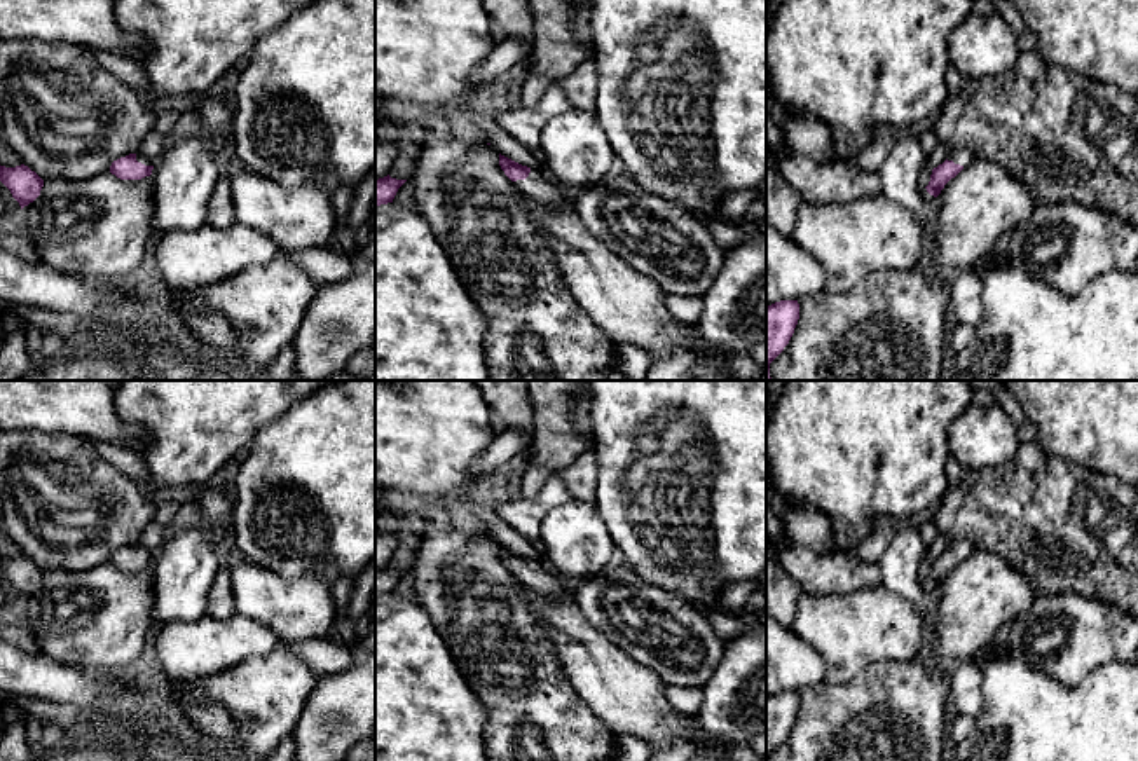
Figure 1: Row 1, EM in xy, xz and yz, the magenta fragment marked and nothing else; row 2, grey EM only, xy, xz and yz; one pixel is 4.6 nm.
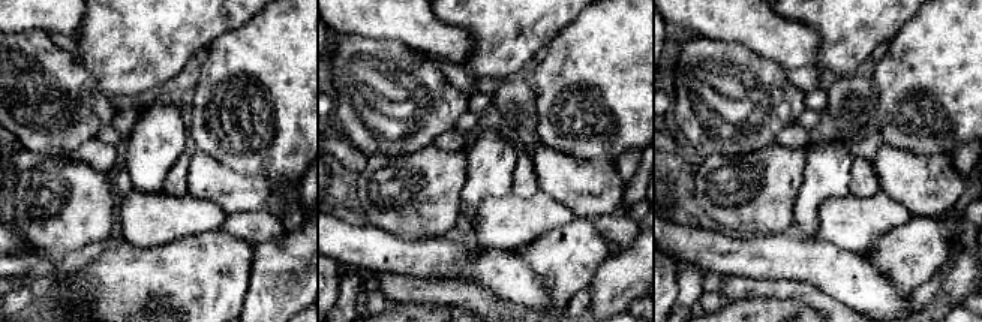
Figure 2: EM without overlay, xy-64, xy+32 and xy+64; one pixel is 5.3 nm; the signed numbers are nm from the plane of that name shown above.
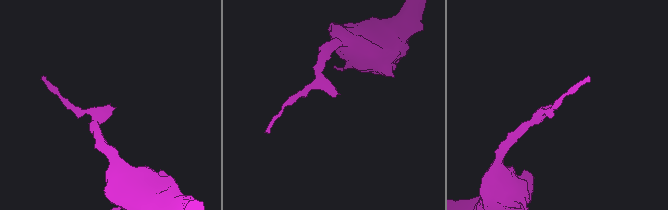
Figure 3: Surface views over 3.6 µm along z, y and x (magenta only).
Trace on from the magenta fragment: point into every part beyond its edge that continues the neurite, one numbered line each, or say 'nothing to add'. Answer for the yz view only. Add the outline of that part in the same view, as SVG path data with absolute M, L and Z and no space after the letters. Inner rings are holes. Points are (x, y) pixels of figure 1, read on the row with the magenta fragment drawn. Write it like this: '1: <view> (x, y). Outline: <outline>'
1: yz (964, 157). Outline: M969 148L955 150L948 155L948 161L953 161L963 168L970 166L976 159L976 154Z

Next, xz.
1: xz (540, 187). Outline: M531 169L529 176L525 180L517 180L515 185L525 197L553 209L560 208L564 201L557 183L541 171Z

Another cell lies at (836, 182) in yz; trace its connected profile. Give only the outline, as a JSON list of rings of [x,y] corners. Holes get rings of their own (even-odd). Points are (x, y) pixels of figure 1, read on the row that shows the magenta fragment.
[[[766,148],[766,162],[770,162],[806,202],[843,204],[881,195],[883,192],[878,171],[862,171],[848,161],[820,164],[803,154],[773,155]]]

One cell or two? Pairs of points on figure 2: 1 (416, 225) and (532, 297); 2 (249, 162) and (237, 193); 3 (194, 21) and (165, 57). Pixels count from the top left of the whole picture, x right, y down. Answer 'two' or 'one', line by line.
1: two
2: two
3: one

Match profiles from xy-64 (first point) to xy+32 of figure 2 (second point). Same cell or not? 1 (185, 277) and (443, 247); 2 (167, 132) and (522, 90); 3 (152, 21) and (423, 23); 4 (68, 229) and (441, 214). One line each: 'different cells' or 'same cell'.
1: different cells
2: different cells
3: different cells
4: same cell

